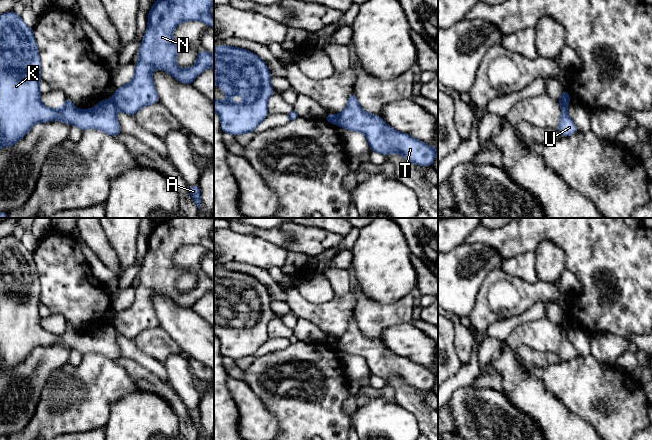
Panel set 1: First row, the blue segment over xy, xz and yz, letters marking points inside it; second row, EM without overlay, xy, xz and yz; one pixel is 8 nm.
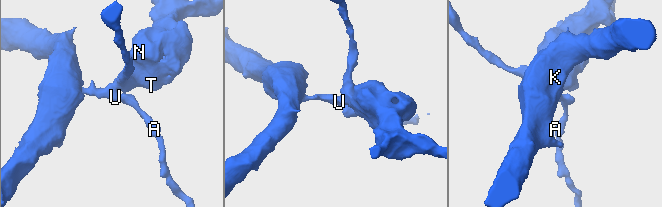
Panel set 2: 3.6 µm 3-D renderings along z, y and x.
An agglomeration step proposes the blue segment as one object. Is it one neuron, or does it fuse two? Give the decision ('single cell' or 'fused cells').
fused cells

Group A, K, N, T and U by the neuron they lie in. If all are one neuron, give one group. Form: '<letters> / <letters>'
A K U / N T

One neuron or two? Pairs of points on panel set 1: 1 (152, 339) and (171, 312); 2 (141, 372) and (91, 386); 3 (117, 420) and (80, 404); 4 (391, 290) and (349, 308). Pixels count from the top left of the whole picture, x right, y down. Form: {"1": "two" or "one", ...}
{"1": "two", "2": "two", "3": "two", "4": "two"}

